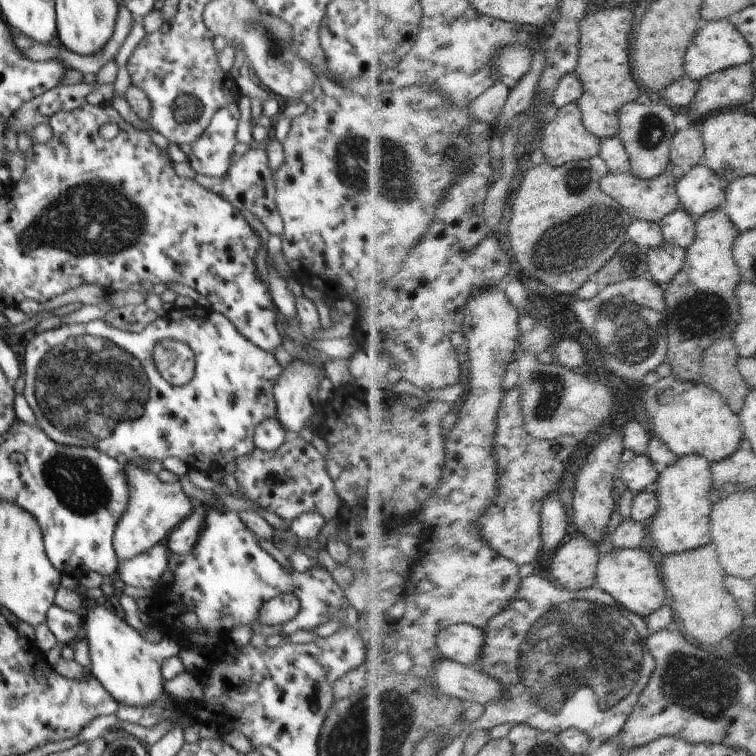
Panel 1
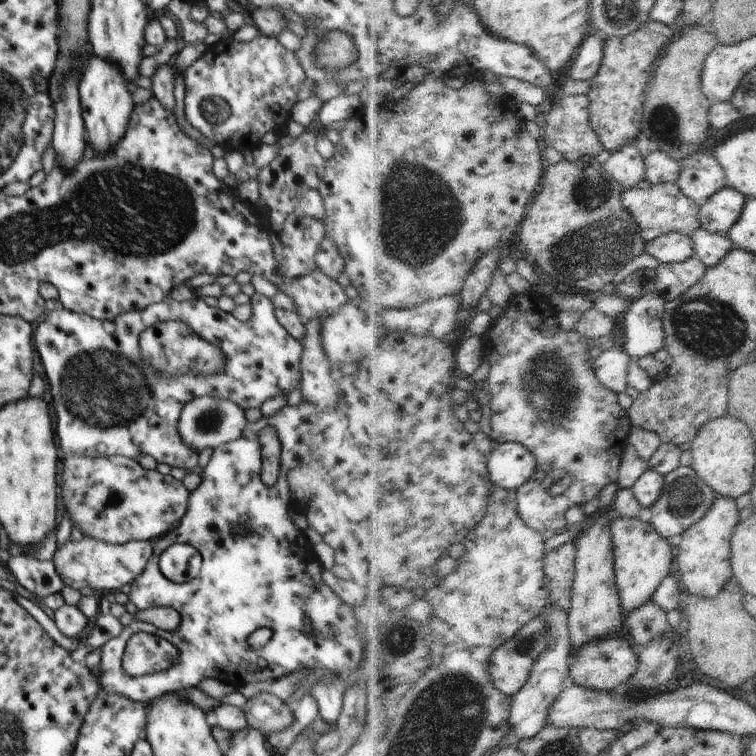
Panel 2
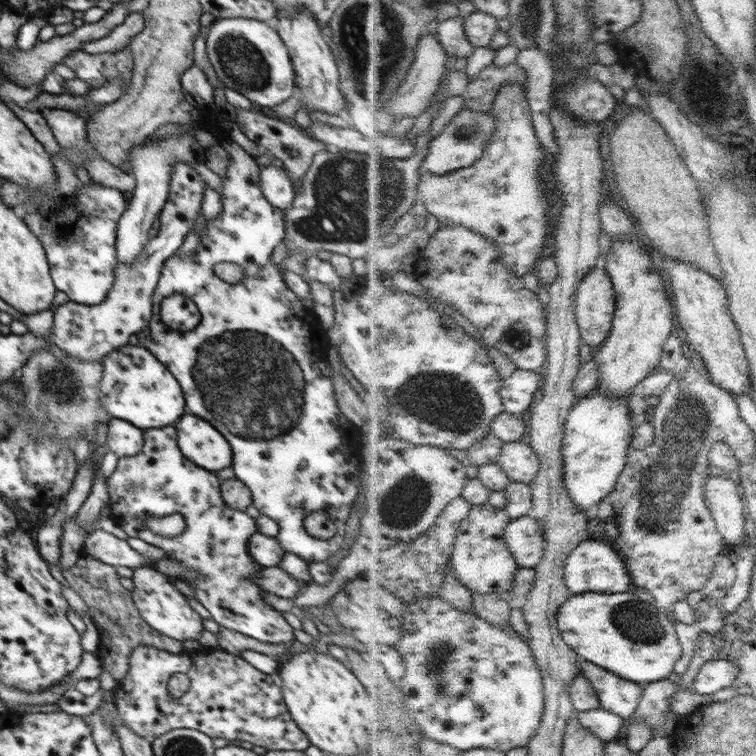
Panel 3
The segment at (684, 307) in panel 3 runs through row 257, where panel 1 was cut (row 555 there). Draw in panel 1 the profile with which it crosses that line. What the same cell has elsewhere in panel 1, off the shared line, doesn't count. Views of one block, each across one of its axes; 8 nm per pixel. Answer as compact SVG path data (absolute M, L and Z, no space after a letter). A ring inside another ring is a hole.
M687 455L672 467L668 467L655 486L660 507L650 524L651 538L657 549L665 556L672 553L692 551L713 542L712 514L715 504L712 502L712 488L715 487L713 464L703 455Z

